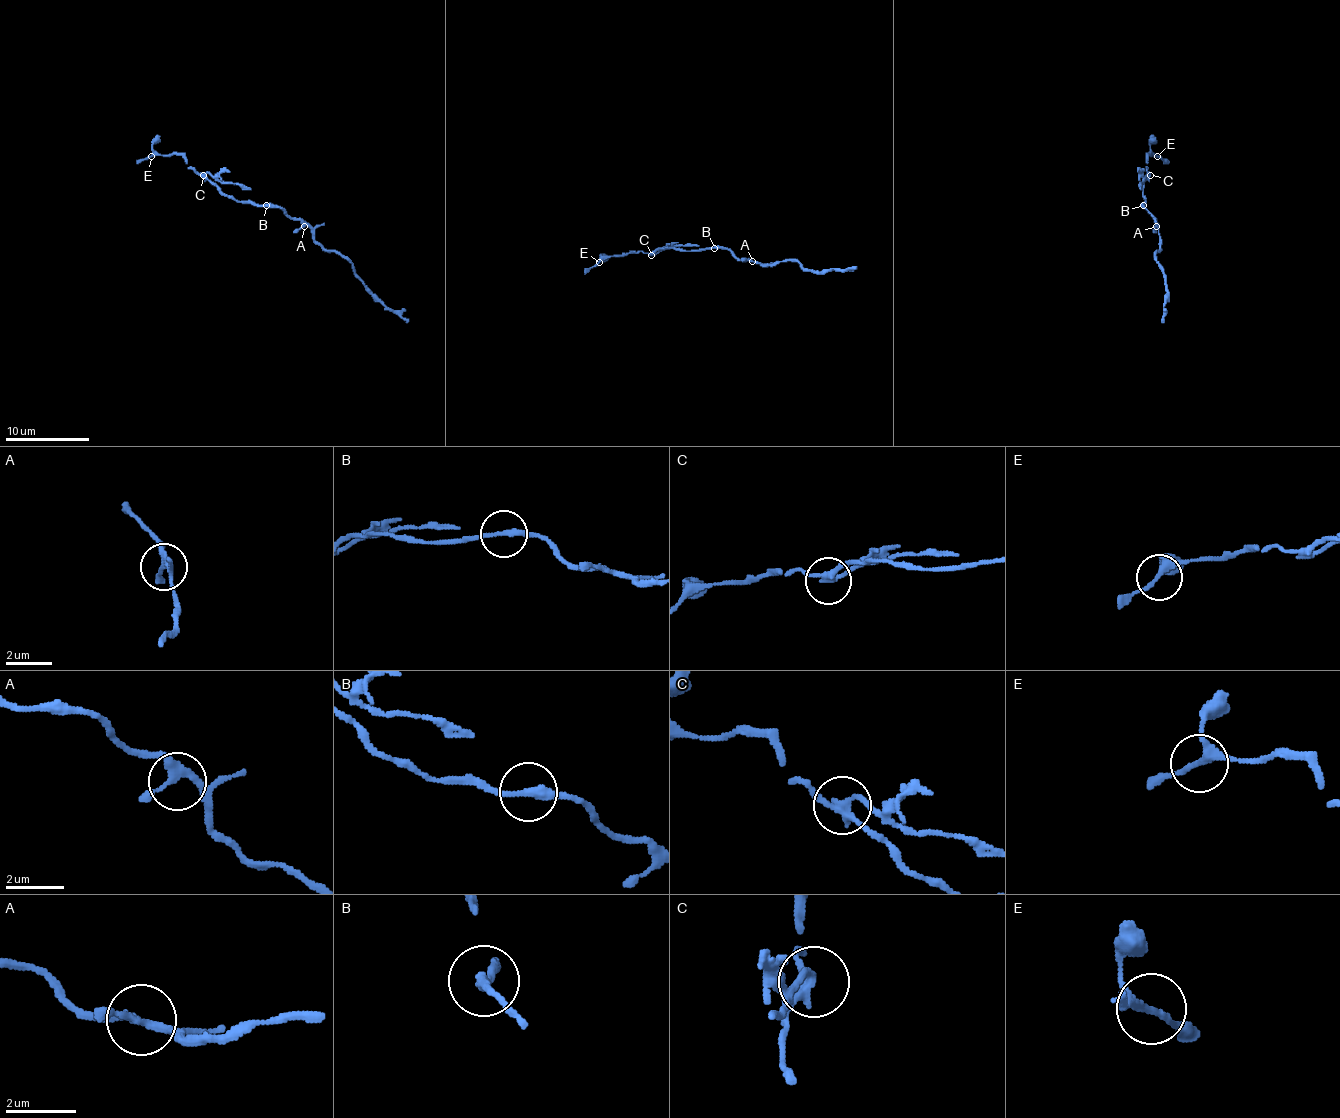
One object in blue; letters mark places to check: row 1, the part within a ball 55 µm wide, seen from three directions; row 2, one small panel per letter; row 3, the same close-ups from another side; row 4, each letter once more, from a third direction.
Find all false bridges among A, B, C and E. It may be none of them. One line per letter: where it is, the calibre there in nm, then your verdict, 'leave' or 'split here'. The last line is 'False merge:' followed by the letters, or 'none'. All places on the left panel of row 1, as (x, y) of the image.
A: (304, 226) | 200 nm | leave
B: (266, 205) | 260 nm | leave
C: (203, 175) | 240 nm | split here
E: (151, 156) | 200 nm | leave
False merge: C

